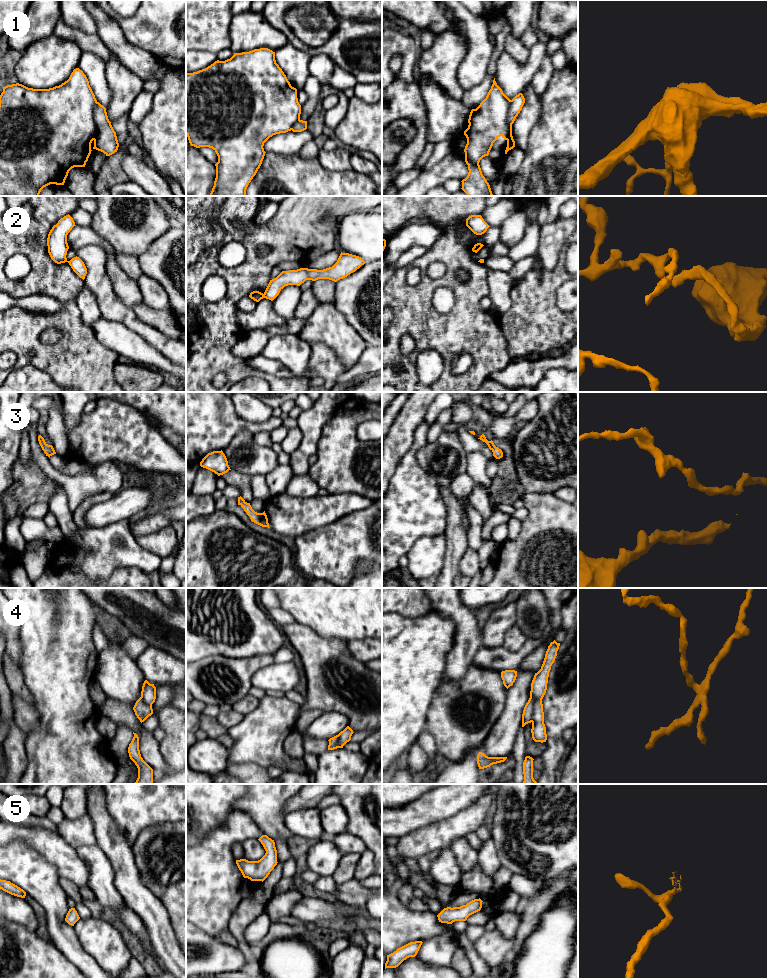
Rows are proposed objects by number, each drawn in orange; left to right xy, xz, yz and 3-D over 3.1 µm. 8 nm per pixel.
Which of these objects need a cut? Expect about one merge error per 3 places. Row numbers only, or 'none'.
1, 2, 4

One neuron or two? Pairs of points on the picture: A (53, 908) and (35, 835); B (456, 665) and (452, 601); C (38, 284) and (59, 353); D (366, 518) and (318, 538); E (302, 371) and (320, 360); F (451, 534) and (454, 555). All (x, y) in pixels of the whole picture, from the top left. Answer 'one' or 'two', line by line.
A: two
B: one
C: one
D: one
E: two
F: one

